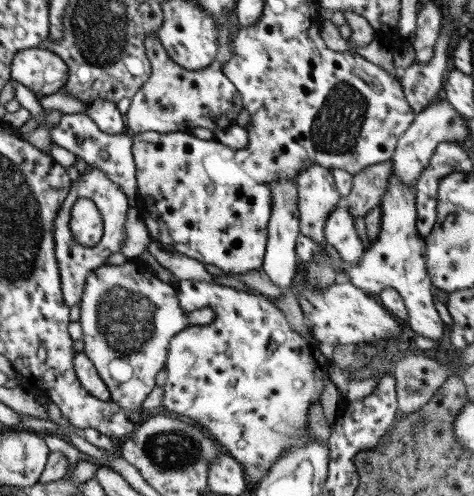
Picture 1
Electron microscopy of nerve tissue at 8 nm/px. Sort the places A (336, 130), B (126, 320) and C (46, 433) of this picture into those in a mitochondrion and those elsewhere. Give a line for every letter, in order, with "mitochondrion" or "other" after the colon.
A: mitochondrion
B: mitochondrion
C: other

